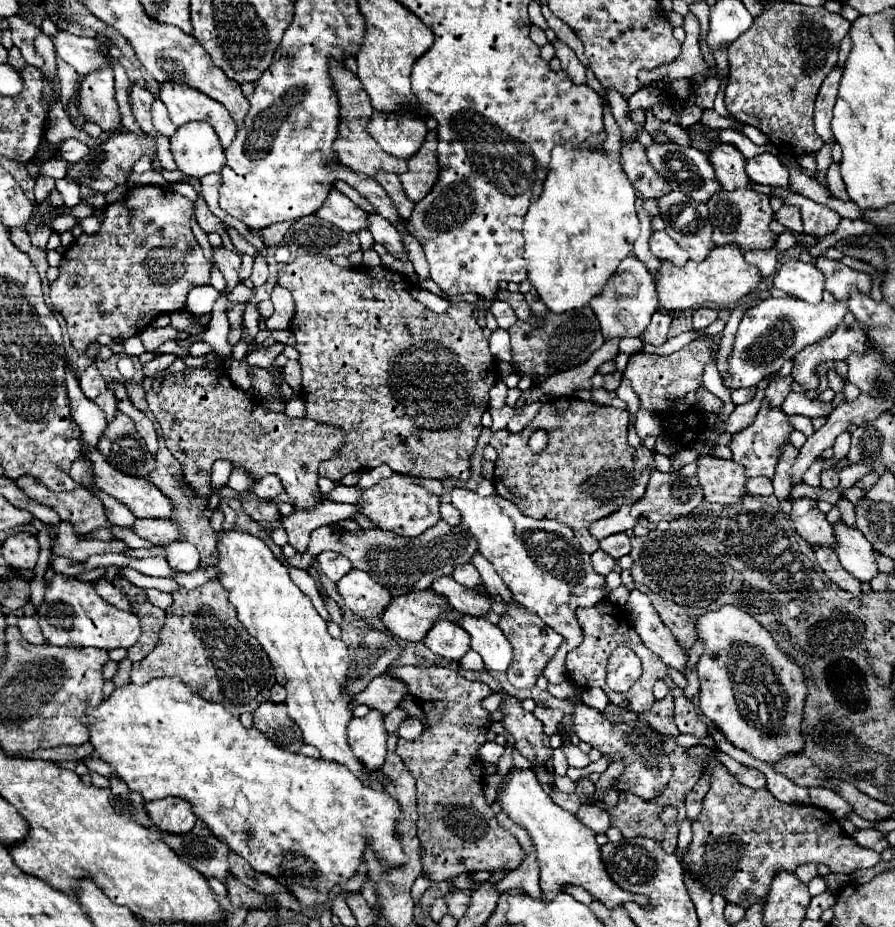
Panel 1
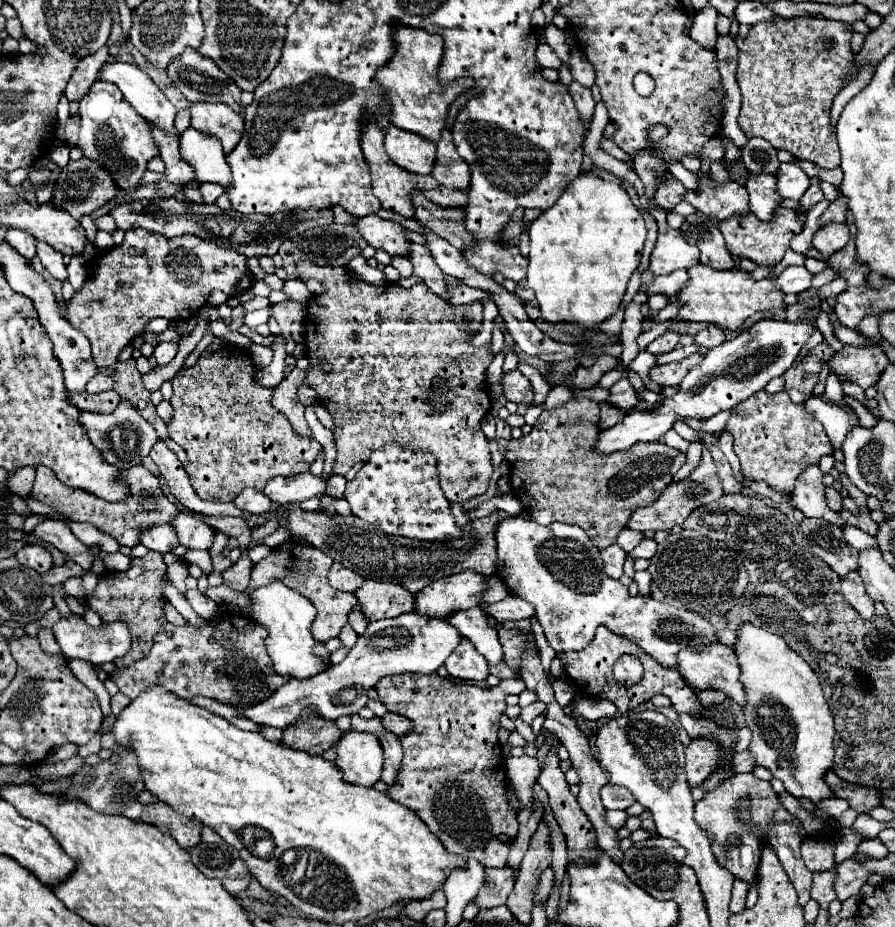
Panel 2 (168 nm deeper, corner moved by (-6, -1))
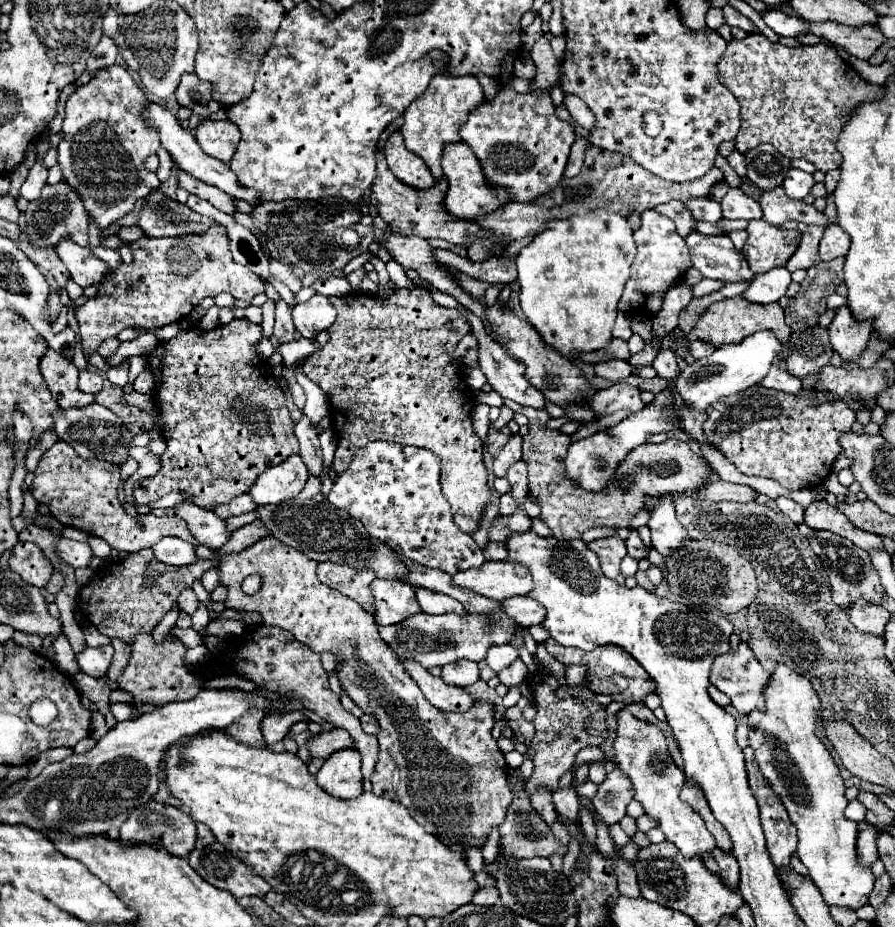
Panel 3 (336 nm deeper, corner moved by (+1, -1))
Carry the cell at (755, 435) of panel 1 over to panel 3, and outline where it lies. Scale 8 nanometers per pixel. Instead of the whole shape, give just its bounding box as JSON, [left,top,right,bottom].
[704,385,856,489]

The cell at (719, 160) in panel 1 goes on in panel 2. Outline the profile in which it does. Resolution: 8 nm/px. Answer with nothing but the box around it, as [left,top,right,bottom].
[745,173,781,221]

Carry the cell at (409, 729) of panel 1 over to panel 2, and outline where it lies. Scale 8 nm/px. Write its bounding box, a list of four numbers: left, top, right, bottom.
[381,713,413,737]

